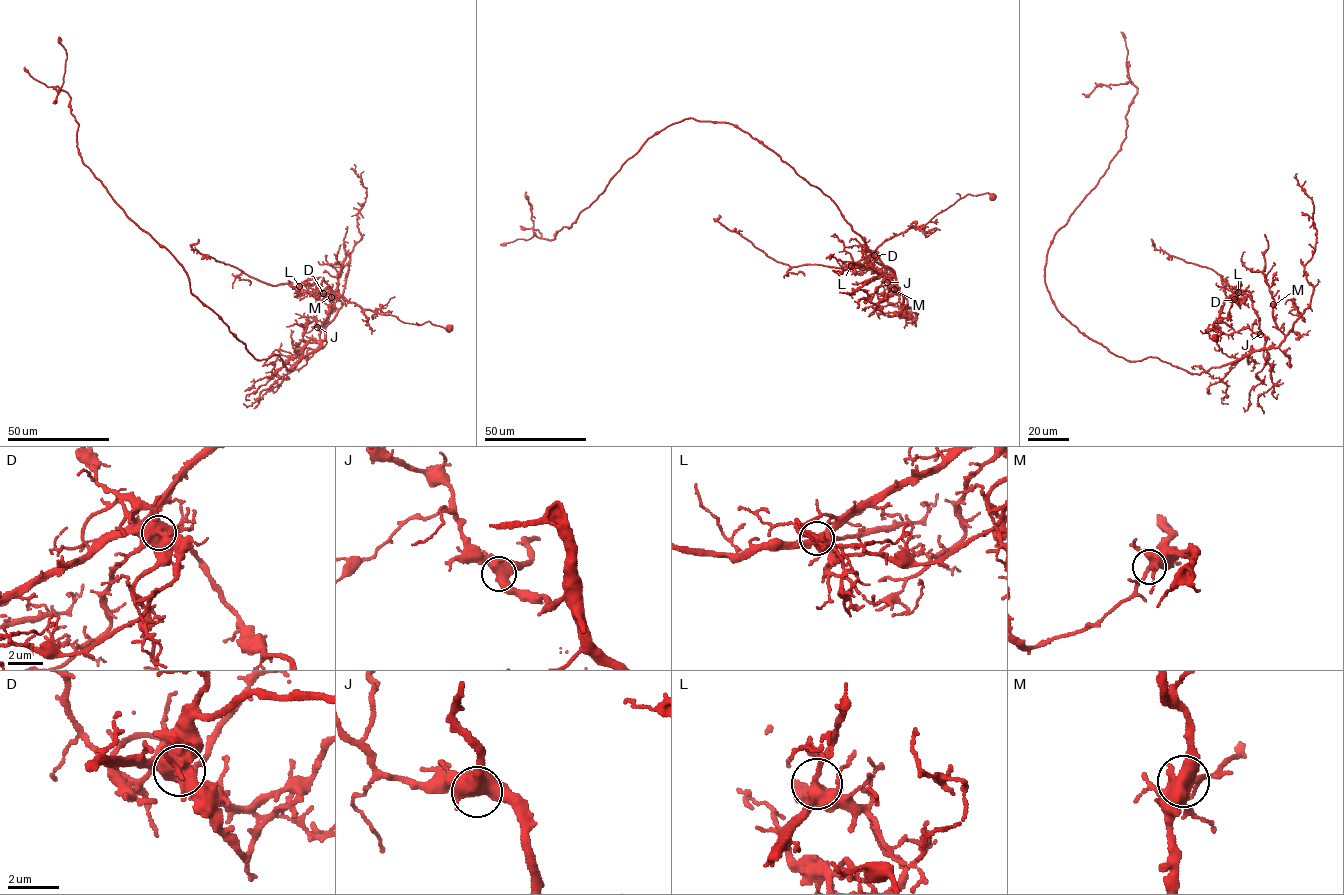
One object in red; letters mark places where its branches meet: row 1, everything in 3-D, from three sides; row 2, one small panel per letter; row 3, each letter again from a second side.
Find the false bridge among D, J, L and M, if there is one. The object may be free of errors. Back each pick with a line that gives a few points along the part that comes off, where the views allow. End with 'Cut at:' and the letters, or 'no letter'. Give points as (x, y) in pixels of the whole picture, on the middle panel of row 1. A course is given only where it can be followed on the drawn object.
D: course (874, 255), (841, 268), (804, 264), (791, 267), (769, 257), (738, 233), (723, 226), (716, 220), (719, 215)
Cut at: D

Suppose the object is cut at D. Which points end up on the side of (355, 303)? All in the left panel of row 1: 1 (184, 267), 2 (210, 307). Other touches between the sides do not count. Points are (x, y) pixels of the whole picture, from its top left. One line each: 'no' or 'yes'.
1: no
2: no

